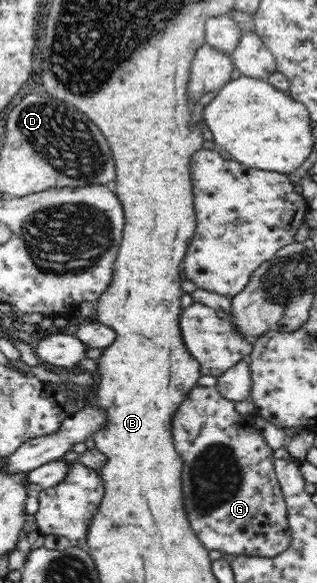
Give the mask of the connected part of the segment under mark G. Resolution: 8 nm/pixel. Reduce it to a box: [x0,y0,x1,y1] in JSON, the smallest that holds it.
[171,385,291,557]

